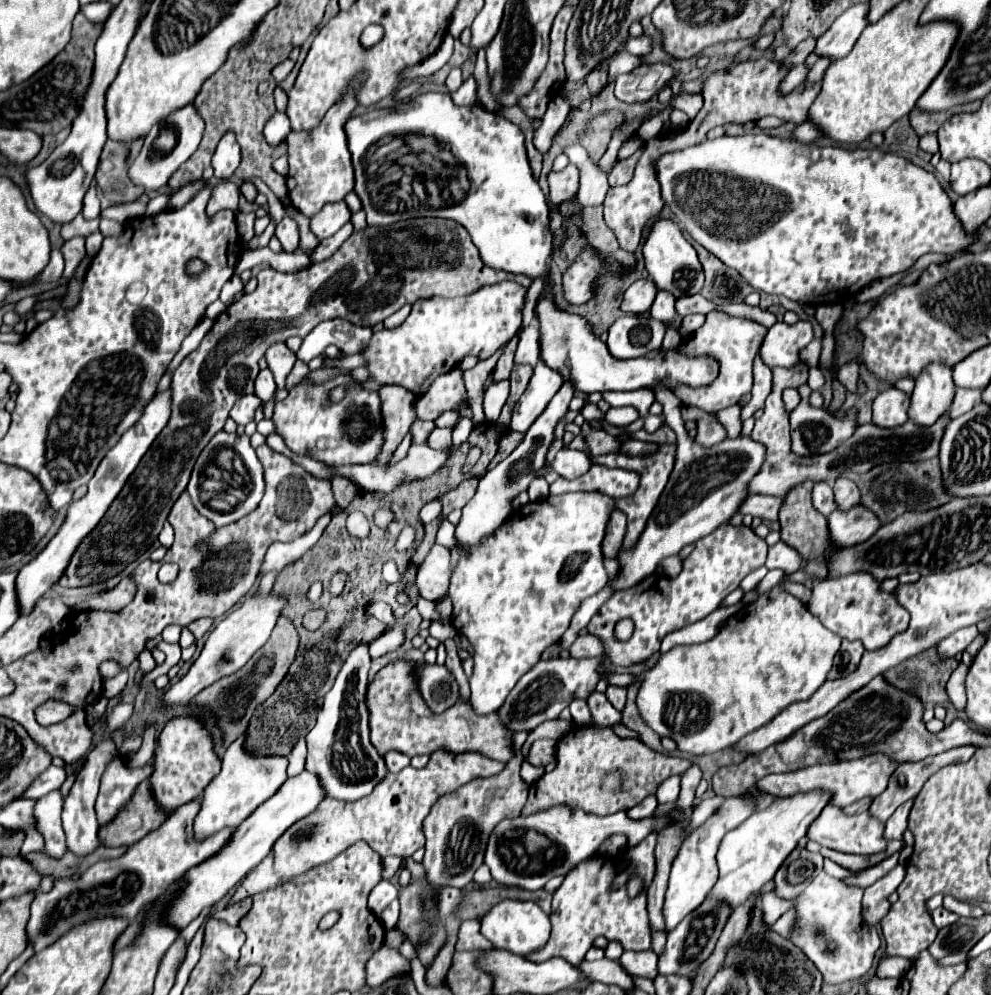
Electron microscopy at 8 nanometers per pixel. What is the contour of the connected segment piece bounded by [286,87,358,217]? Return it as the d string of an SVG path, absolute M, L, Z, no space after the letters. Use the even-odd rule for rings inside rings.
M350 87L348 93L328 109L320 125L316 125L314 129L308 129L304 133L290 131L288 135L288 197L292 205L306 217L314 217L314 213L318 213L328 201L342 201L344 195L354 189L354 169L344 135L344 123L358 105L354 99L354 91L356 89Z

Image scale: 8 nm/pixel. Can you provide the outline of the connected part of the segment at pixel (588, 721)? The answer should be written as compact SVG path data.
M575 699L569 705L570 713L572 716L573 723L577 726L595 726L592 720L592 716L586 700L584 699Z

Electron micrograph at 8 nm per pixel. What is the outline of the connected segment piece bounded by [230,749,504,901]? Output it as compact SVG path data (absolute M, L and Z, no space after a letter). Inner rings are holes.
M446 749L434 751L424 769L404 767L400 773L386 773L386 777L374 787L368 797L346 803L326 797L310 817L296 821L274 843L268 857L250 871L230 901L242 901L256 893L280 887L282 883L338 857L356 841L366 841L380 857L402 855L410 857L416 849L424 847L422 821L444 793L458 789L474 777L496 775L504 769L502 761L490 761L488 757L476 757L476 753L450 753Z

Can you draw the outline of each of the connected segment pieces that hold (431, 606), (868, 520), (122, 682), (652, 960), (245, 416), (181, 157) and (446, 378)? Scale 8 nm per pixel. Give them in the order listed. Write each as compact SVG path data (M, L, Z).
M419 597L417 605L416 605L420 615L424 619L432 620L447 624L450 621L444 620L441 616L435 611L435 604L434 602L428 601L423 597Z
M854 505L850 511L836 509L830 515L830 535L832 541L840 547L850 547L866 541L880 527L874 511L864 509L864 505Z
M122 671L120 675L112 677L112 679L104 679L104 695L110 699L114 695L118 695L120 691L124 691L126 687L126 681L128 681L128 673Z
M648 949L648 951L624 951L620 957L620 963L632 975L642 975L648 979L654 979L658 975L656 973L658 955L652 953L652 949Z
M246 395L246 397L240 397L236 401L236 405L232 407L230 411L230 417L238 423L238 425L248 425L250 421L254 421L254 413L256 409L262 405L260 397L256 395Z
M186 105L174 111L164 121L160 121L156 127L152 127L152 131L146 135L140 155L134 159L134 163L128 169L130 181L148 191L156 191L164 187L168 179L172 177L172 173L198 149L202 133L204 133L204 121L196 113L194 105Z
M452 369L452 373L446 373L442 377L438 377L430 389L416 401L416 415L420 419L438 419L444 411L466 411L470 409L470 397L464 385L464 371L462 369Z

